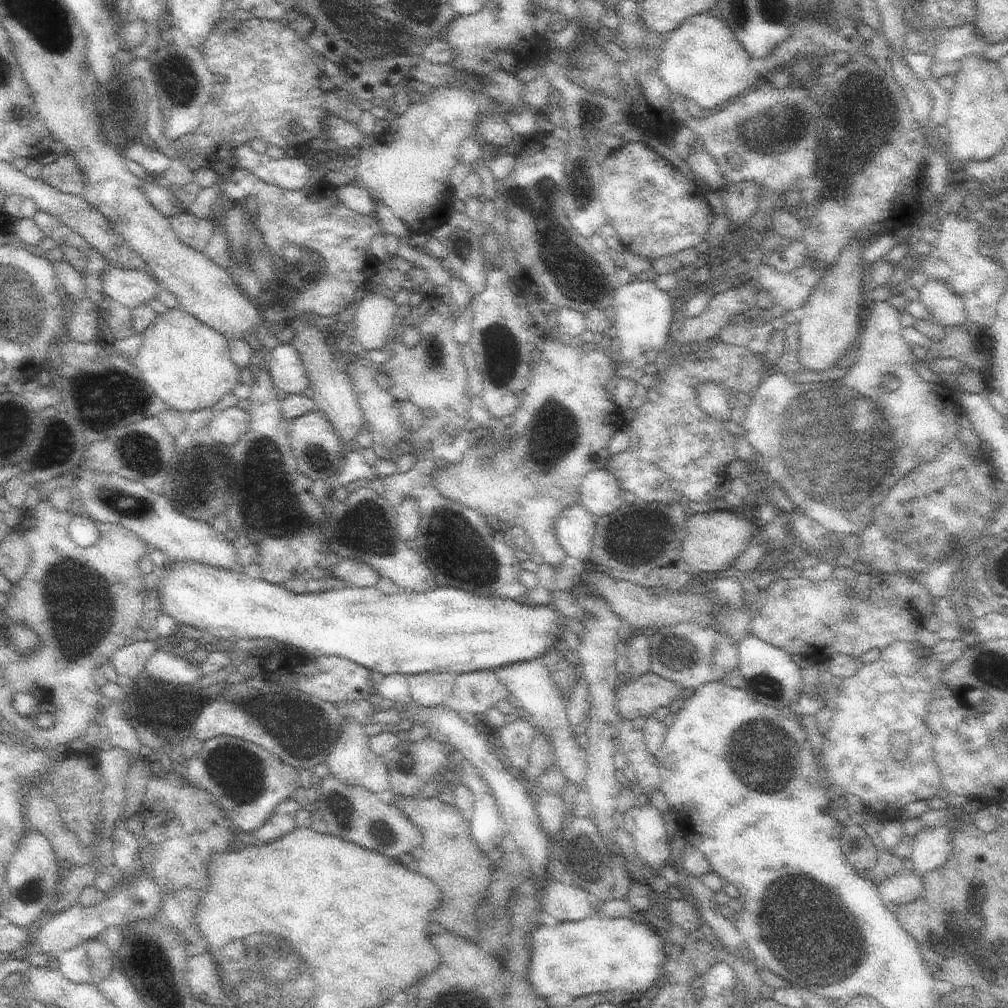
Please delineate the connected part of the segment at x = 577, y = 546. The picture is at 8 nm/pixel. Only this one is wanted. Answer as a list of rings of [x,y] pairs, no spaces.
[[[581,504],[563,508],[561,516],[557,516],[553,522],[553,530],[559,546],[569,558],[589,564],[591,542],[595,536],[595,518]]]

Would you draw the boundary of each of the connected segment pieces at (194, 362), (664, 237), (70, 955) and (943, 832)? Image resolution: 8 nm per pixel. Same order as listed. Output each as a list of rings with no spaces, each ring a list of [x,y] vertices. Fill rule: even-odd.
[[[181,306],[157,314],[143,332],[143,340],[131,360],[153,394],[165,406],[183,414],[211,410],[223,396],[233,394],[237,384],[245,382],[245,374],[231,362],[229,342],[219,332],[197,322]]]
[[[625,142],[601,162],[599,196],[607,216],[629,252],[647,260],[675,258],[685,248],[695,248],[707,238],[715,214],[705,202],[699,186],[679,172],[643,142]]]
[[[81,944],[73,950],[59,952],[55,958],[59,962],[57,970],[73,984],[89,984],[91,982],[91,962],[87,958],[87,944]]]
[[[947,824],[943,828],[923,826],[923,830],[917,832],[913,838],[913,854],[907,866],[911,866],[919,874],[941,868],[953,854],[953,836]]]

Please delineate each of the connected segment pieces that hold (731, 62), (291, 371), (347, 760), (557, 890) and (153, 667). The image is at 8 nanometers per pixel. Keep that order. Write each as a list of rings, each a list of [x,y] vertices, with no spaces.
[[[699,14],[679,24],[663,44],[661,50],[661,80],[681,98],[693,98],[705,114],[723,108],[737,96],[743,96],[757,86],[759,68],[733,34],[725,20],[709,14]]]
[[[277,344],[269,362],[271,382],[287,396],[301,396],[305,388],[311,388],[303,362],[291,344]]]
[[[345,716],[343,722],[341,722],[341,734],[337,736],[337,742],[335,742],[333,750],[327,754],[325,766],[327,766],[329,772],[331,772],[333,776],[337,776],[341,782],[345,782],[345,784],[349,784],[349,786],[367,788],[367,792],[379,794],[379,792],[391,788],[391,784],[389,784],[389,774],[387,774],[387,768],[385,768],[385,760],[371,752],[371,748],[369,748],[369,738],[365,736],[361,724],[357,724],[357,720],[349,718],[349,716]]]
[[[549,878],[547,890],[541,890],[543,910],[557,922],[579,922],[585,918],[597,918],[603,908],[603,900],[577,888]]]
[[[159,648],[149,658],[143,674],[149,680],[173,684],[175,688],[179,688],[179,686],[193,686],[203,678],[199,666],[201,664],[195,664],[187,656],[185,658],[177,656],[173,648]]]

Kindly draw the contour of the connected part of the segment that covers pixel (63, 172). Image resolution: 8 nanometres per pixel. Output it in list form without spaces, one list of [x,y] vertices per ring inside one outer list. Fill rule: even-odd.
[[[61,152],[55,164],[41,168],[41,182],[73,196],[79,196],[85,190],[85,176],[69,152]]]

